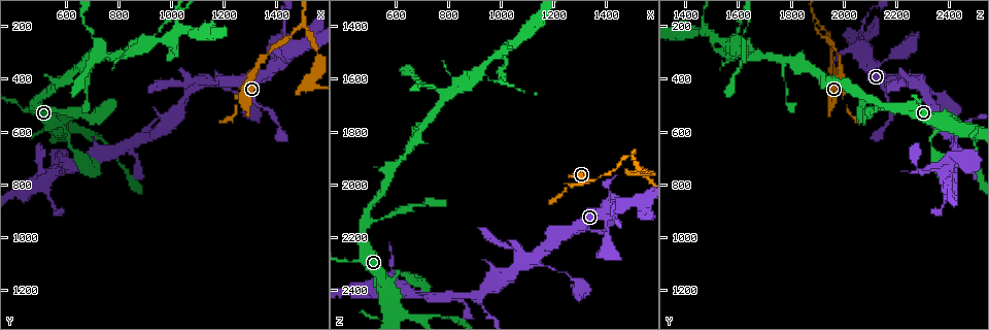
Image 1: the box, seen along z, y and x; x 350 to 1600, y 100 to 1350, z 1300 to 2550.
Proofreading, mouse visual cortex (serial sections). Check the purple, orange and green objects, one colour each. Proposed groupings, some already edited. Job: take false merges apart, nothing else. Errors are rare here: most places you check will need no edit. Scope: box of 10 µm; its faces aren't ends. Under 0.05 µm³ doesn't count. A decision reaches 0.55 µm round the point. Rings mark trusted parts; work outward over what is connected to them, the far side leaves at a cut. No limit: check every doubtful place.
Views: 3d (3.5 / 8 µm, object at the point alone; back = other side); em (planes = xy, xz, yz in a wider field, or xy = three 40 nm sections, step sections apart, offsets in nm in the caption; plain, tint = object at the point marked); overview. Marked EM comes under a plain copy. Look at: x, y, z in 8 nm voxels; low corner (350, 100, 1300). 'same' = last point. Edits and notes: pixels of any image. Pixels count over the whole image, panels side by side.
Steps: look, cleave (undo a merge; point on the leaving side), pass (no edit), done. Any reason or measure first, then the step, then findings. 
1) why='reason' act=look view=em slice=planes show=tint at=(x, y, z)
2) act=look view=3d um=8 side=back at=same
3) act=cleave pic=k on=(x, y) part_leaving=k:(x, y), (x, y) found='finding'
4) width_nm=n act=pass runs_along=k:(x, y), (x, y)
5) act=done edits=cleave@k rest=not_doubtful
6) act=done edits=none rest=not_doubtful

why='abrupt turn' act=look view=3d um=8 side=back at=(1490, 200, 1900)

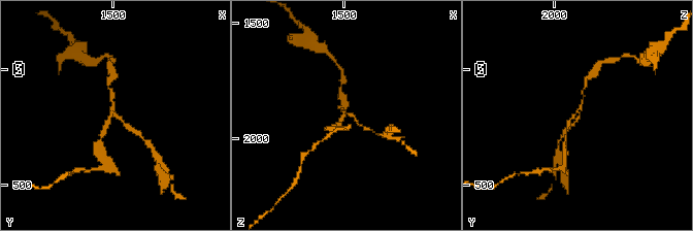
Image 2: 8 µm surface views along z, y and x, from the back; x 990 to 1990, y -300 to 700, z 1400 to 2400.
why='closer look' act=look view=3d um=3.5 side=back at=same

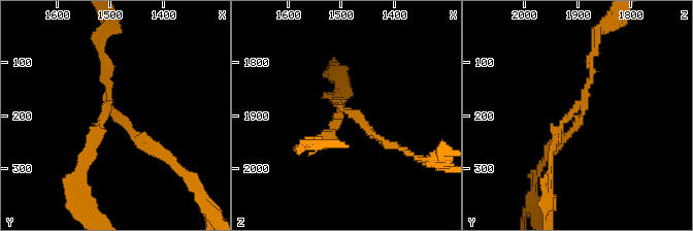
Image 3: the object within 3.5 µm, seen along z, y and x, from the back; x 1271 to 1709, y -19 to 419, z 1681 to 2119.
arms=3 arm_widths_nm=100,150,150 act=look view=em slice=planes show=tint at=(1490, 195, 1890)

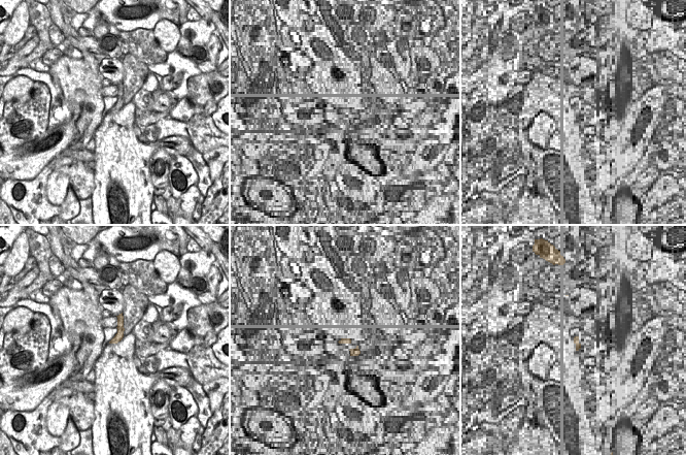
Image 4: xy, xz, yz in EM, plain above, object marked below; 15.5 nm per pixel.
act=cleave pic=3 on=(101, 132) found='a second cell is stuck on'

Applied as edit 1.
why='redraw' act=look view=overview

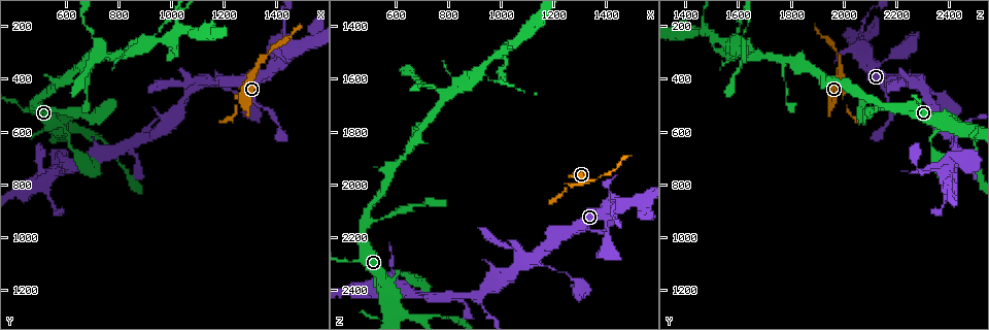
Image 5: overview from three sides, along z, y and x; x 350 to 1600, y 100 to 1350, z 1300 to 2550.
why='three-way junction' act=look view=3d um=3.5 at=(800, 320, 1660)

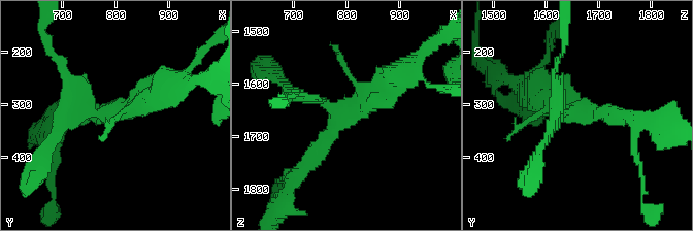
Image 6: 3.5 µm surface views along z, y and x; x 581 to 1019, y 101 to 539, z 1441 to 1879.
arms=3 arm_widths_nm=200,250,300 why='shape alone is not enough' act=look view=em slice=xy step=3 show=tint at=(790, 315, 1665)

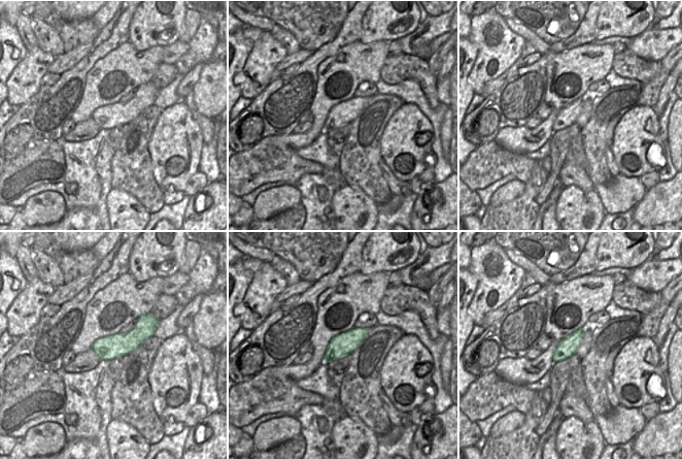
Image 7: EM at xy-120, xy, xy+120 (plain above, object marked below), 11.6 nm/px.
act=pass runs_along=6:(303, 169), (335, 122), (392, 74) found='one cell here'

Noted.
why='a fork' act=look view=em slice=planes show=tint at=(900, 280, 1590)

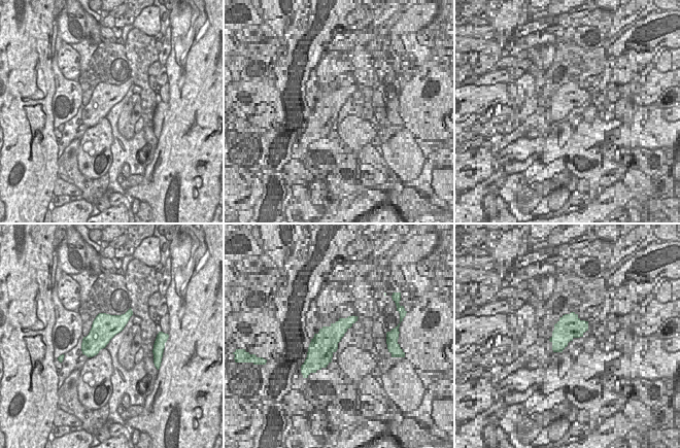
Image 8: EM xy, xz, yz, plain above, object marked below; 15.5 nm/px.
act=look view=3d um=3.5 at=same

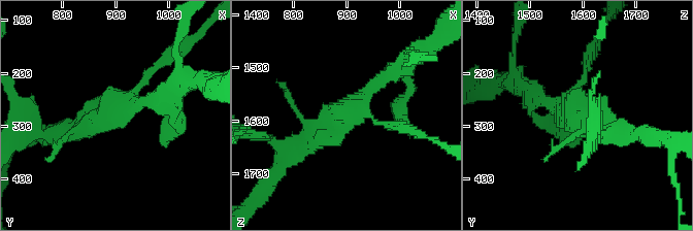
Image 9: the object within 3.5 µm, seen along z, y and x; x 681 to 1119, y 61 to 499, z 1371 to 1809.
arm_widths_nm=100,200,250 act=pass found='one cell here'

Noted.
act=look view=3d um=8 side=back at=(1000, 240, 1510)

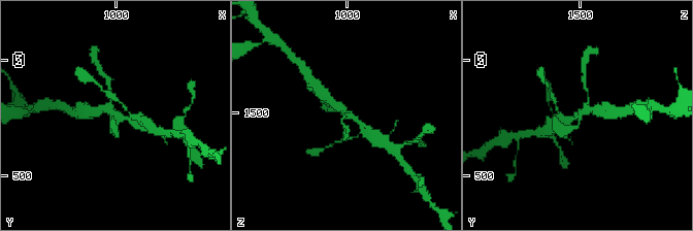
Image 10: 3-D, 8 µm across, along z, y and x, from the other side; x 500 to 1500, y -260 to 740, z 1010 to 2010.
arms=4 arm_widths_nm=150,150,200,250 why='shape alone is not enough' act=look view=em slice=xy step=5 show=tint at=same

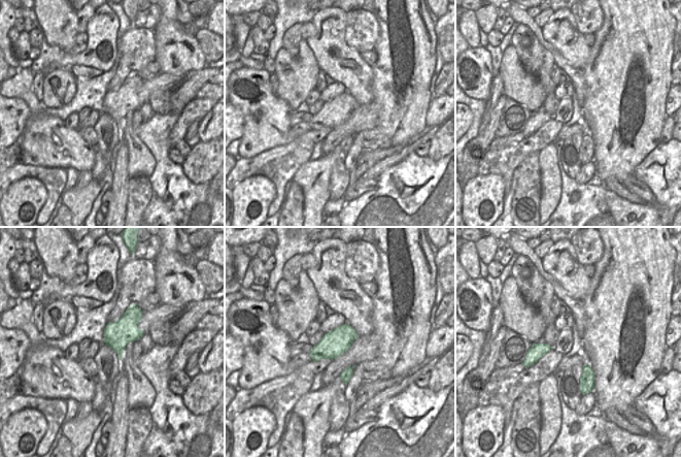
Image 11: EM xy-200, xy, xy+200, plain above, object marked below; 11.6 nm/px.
act=pass runs_along=10:(370, 132), (324, 95) found='all the same cell'

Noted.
why='sharp bend' act=look view=3d um=8 at=(1130, 410, 2280)

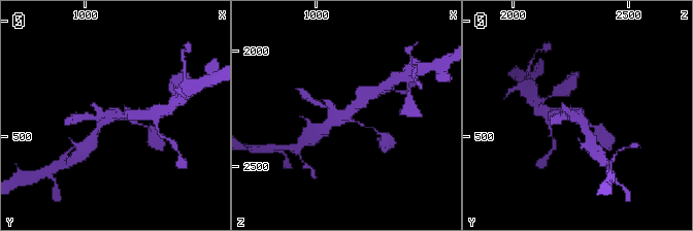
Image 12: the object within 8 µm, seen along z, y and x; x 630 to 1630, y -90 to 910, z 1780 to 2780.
why='now the EM' act=look view=em slice=xy step=5 show=tint at=same

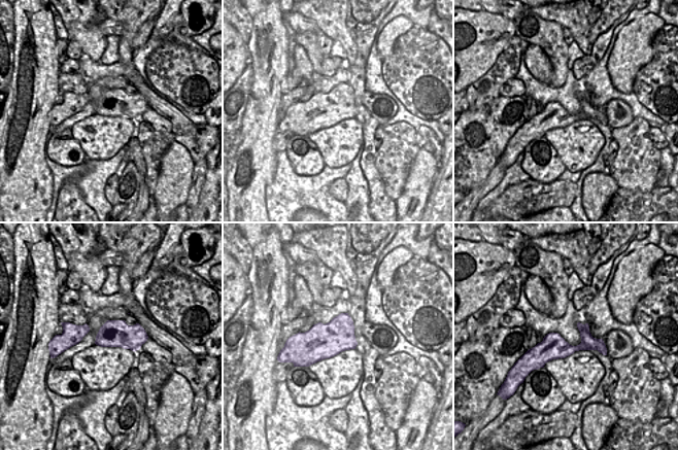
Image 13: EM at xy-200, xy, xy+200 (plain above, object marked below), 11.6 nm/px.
act=pass found='continuous, no second cell'

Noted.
act=done edits=cleave@3 rest=not_doubtful

